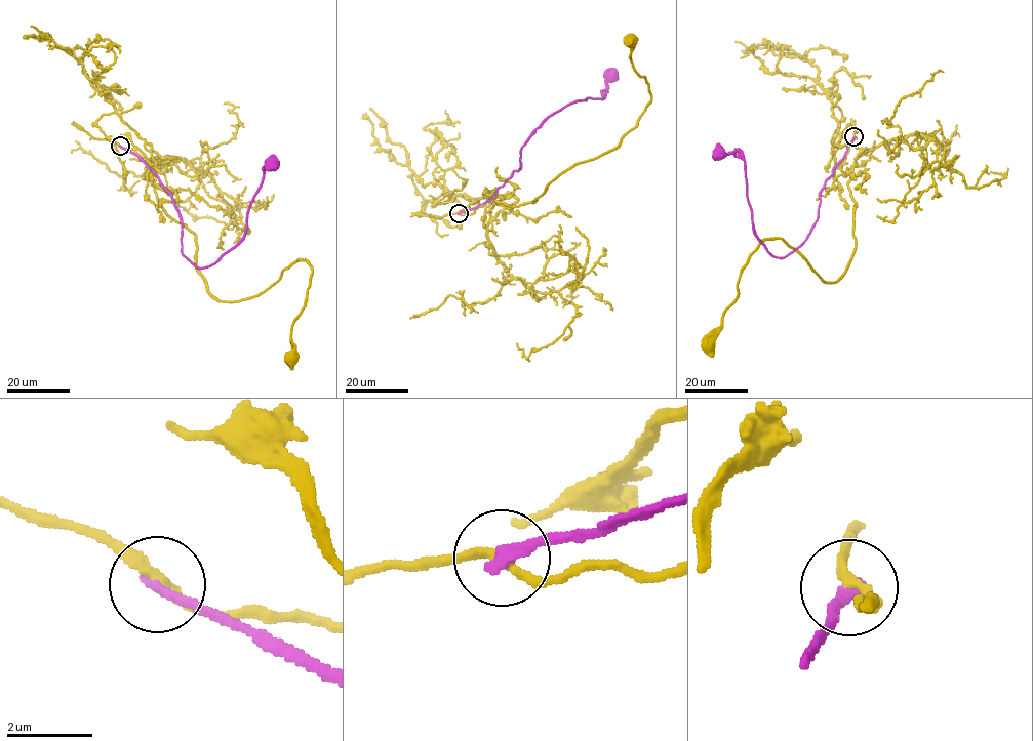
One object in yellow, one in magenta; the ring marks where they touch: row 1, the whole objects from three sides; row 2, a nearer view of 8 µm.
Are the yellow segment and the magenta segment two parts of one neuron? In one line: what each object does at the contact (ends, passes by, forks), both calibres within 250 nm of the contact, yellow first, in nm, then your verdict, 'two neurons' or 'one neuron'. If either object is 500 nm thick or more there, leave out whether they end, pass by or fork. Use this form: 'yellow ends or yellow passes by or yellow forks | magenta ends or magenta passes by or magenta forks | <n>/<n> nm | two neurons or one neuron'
yellow passes by | magenta ends | 220/280 nm | two neurons

